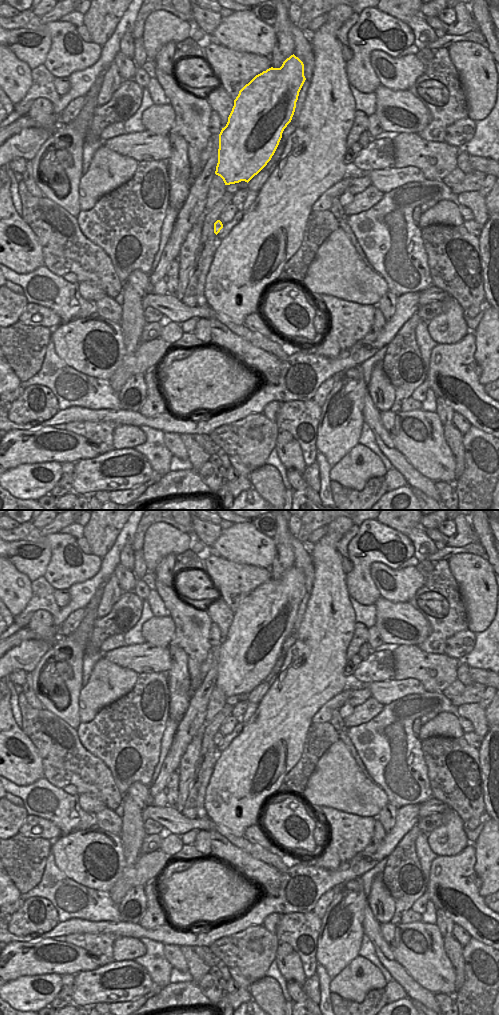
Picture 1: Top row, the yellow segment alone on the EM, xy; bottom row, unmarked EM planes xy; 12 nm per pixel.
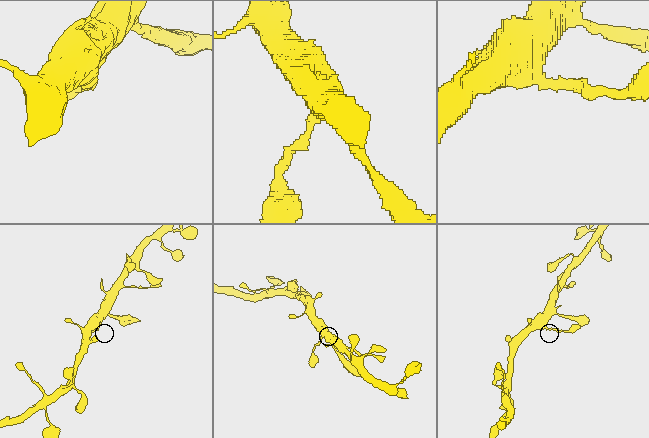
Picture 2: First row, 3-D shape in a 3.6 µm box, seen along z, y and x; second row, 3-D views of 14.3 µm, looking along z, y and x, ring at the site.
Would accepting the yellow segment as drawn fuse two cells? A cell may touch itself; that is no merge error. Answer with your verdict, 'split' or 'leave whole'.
leave whole

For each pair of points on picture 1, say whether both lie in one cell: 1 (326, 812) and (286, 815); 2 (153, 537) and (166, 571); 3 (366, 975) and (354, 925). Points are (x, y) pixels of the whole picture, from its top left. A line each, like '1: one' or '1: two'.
1: two
2: two
3: two

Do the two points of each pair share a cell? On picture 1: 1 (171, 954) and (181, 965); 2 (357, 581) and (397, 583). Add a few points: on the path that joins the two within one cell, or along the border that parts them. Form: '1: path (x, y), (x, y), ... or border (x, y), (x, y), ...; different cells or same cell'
1: path (174, 957), (178, 962); same cell
2: border (372, 562), (370, 577), (380, 596); different cells

